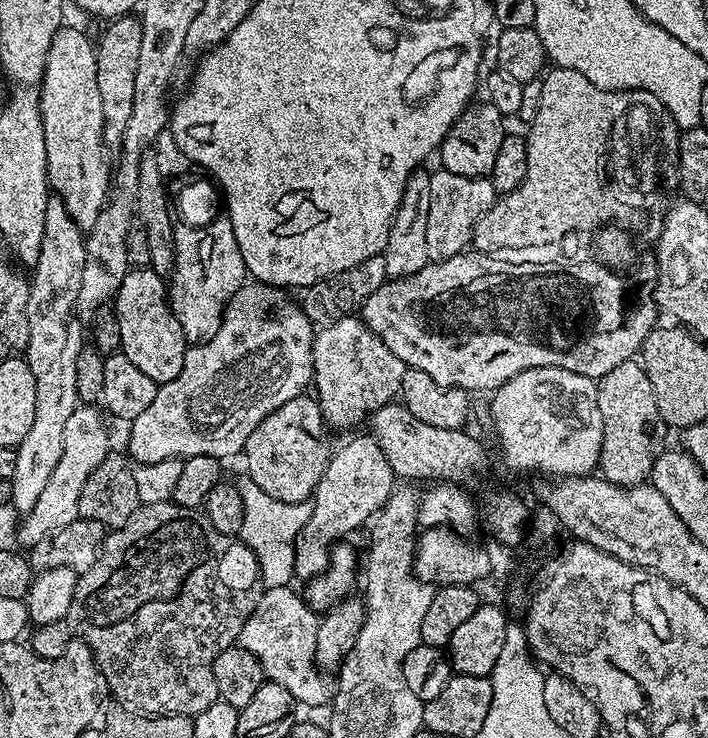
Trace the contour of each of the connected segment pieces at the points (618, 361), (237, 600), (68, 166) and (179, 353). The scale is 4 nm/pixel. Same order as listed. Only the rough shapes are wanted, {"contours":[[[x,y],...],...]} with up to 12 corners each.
{"contours":[[[465,250],[359,319],[438,386],[597,381],[657,327],[592,258]],[[143,504],[66,617],[146,716],[220,699],[260,600],[203,511]],[[62,26],[40,113],[48,187],[82,230],[110,197],[93,41]],[[129,267],[114,301],[120,351],[157,386],[190,347],[165,277]]]}

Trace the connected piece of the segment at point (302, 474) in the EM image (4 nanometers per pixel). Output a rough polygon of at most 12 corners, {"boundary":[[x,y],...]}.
{"boundary":[[301,394],[254,426],[242,460],[271,497],[302,503],[334,451]]}

